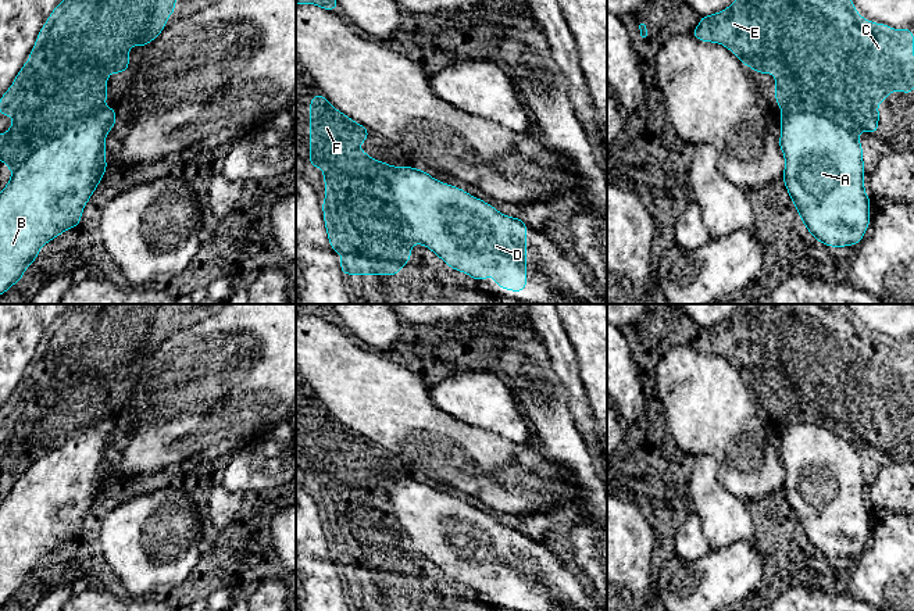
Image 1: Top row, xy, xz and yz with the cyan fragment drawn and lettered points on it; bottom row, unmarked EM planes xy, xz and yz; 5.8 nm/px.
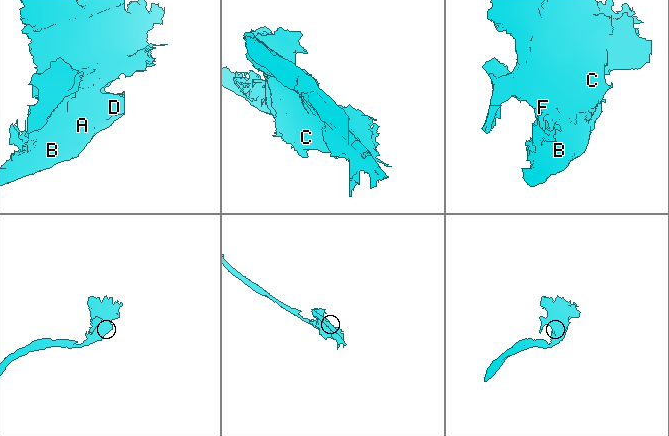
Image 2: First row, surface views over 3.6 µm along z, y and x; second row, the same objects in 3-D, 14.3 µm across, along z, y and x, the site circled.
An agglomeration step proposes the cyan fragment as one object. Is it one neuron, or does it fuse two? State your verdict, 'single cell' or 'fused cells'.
single cell

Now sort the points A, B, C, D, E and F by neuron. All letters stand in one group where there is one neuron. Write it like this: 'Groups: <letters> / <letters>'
Groups: A B C D E F

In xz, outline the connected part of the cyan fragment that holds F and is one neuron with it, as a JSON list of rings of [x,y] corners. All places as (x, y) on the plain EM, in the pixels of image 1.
[[[321,404],[315,405],[310,412],[310,479],[318,478],[324,483],[325,511],[322,515],[324,533],[328,544],[331,558],[336,565],[342,565],[339,572],[343,586],[399,586],[400,580],[411,569],[413,555],[426,557],[432,564],[442,569],[451,580],[467,585],[468,587],[483,593],[486,587],[492,586],[500,600],[511,603],[526,601],[526,535],[521,529],[513,529],[501,525],[489,514],[471,507],[465,501],[446,496],[442,492],[435,492],[431,485],[418,479],[393,478],[383,472],[376,472],[360,460],[361,453],[368,451],[368,439],[357,435],[342,422],[336,421]]]

